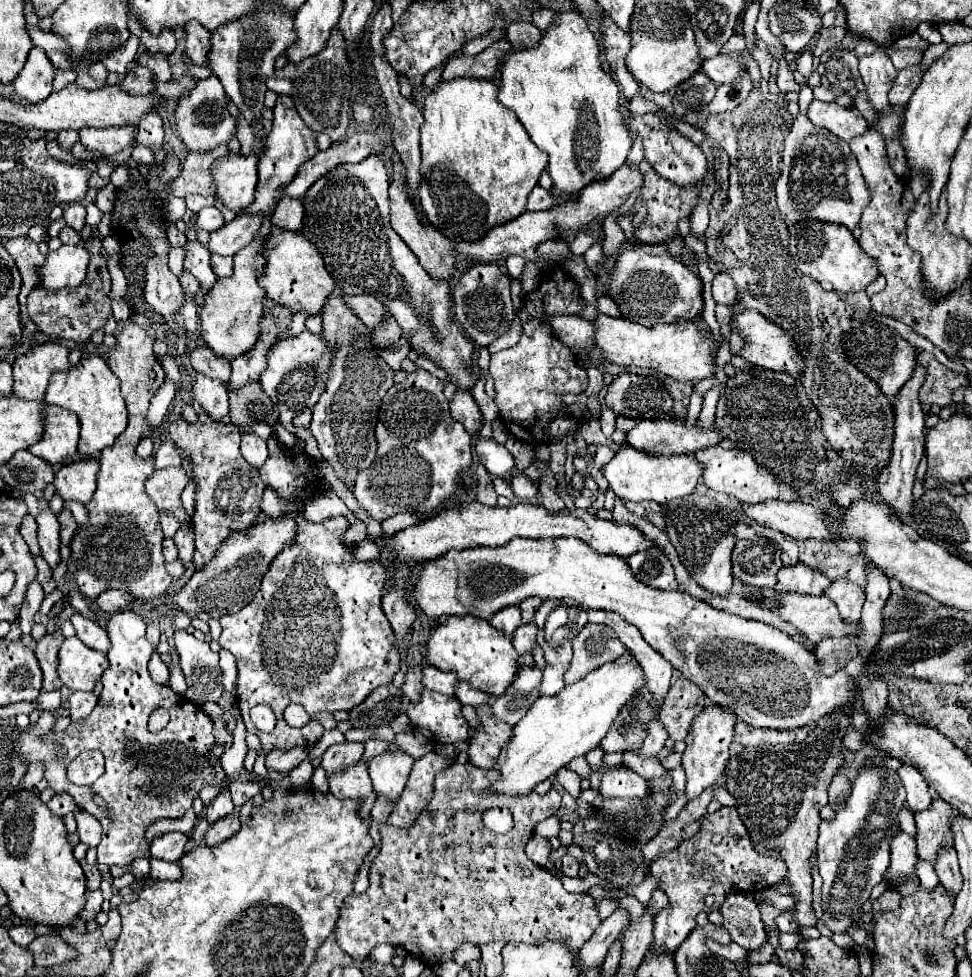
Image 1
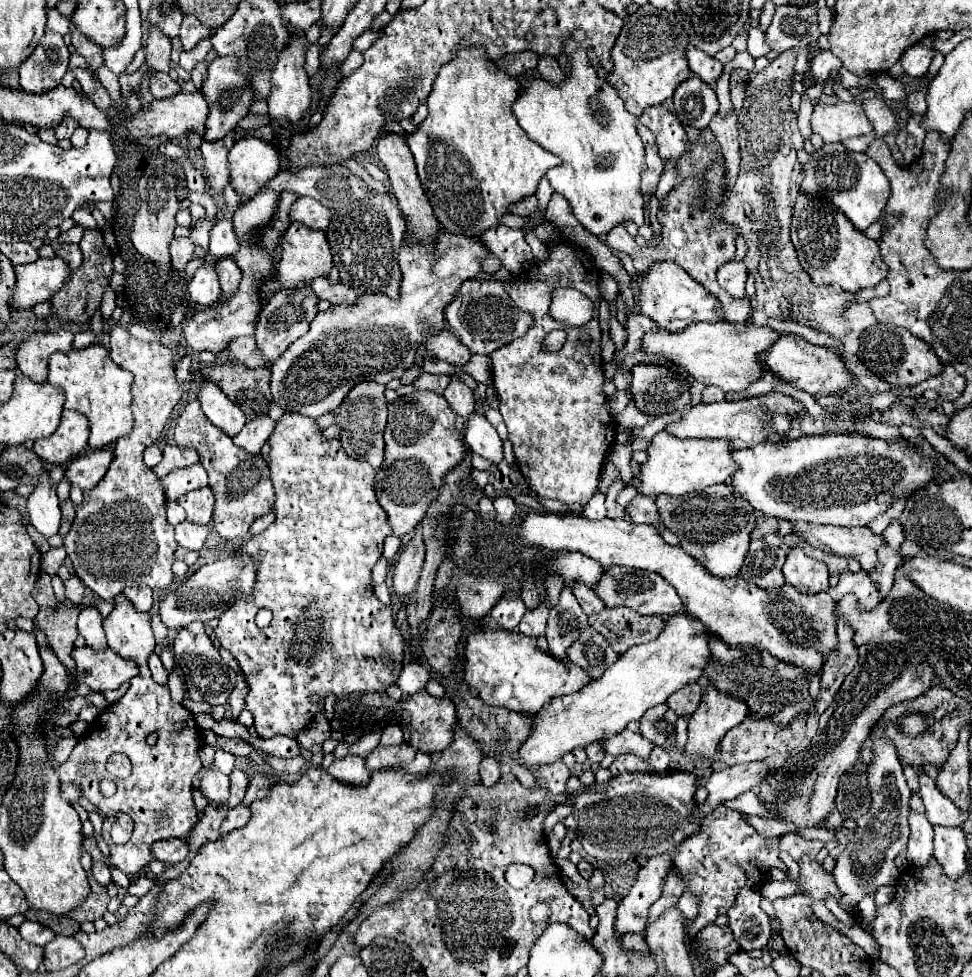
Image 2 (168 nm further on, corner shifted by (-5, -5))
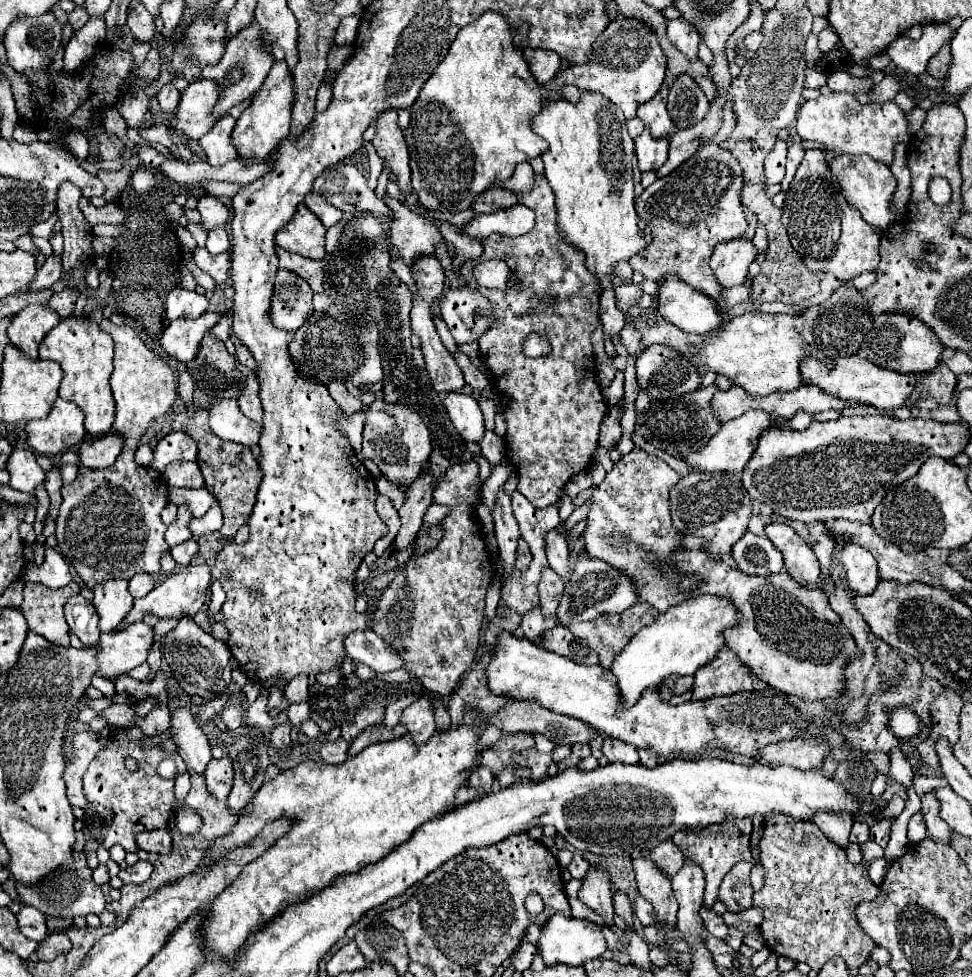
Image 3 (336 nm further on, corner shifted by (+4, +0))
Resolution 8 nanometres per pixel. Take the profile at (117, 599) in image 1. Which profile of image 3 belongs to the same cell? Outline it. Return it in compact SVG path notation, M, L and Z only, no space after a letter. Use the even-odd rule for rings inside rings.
M144 573L134 575L130 579L130 593L132 593L132 597L144 597L144 595L148 595L148 591L152 591L156 587L156 583L158 583L156 575L144 575Z

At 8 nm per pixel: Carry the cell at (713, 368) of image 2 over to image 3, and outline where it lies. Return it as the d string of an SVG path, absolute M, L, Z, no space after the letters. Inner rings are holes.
M840 285L824 303L806 307L798 315L752 311L730 319L720 333L712 333L704 349L692 345L692 353L702 365L726 375L734 385L744 387L752 395L770 395L776 391L794 391L804 385L800 363L808 357L826 363L834 357L856 355L864 341L864 333L874 323L872 313L864 307L862 291L852 285Z

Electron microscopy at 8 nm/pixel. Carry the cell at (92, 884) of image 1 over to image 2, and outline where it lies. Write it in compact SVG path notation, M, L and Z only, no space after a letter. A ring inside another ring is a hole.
M93 862L91 874L93 874L93 878L95 878L101 886L107 886L107 884L111 882L111 872L109 872L109 868L107 868L103 862Z

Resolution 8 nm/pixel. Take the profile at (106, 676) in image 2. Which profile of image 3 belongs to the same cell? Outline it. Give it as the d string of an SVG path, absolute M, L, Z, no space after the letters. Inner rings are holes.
M132 623L124 631L102 633L98 643L98 675L124 675L146 661L154 643L154 629L146 623Z

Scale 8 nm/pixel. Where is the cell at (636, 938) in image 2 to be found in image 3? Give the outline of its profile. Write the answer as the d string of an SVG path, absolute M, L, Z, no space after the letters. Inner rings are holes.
M624 891L614 893L614 909L616 909L616 915L626 921L626 925L632 925L632 921L634 921L632 919L632 901Z

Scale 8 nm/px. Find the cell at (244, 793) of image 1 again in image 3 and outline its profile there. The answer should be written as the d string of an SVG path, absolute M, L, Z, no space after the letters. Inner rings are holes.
M212 759L204 771L204 779L208 785L208 791L224 801L230 795L232 789L232 761L230 759Z

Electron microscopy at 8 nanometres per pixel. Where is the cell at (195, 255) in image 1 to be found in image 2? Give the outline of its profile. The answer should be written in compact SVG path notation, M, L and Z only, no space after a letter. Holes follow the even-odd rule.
M201 220L193 230L191 230L191 242L193 244L197 244L197 246L201 246L203 250L207 250L209 248L209 230L211 230L211 226L213 226L213 222L209 222L209 220Z

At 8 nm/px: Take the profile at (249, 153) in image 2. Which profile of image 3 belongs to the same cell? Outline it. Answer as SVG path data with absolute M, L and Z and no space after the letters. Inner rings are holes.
M274 63L268 77L264 79L260 91L252 97L250 107L240 115L234 131L232 141L240 153L240 159L248 159L250 163L268 159L270 153L280 145L280 139L288 135L290 119L292 119L292 99L294 99L294 83L292 83L292 71L288 71L288 65Z

